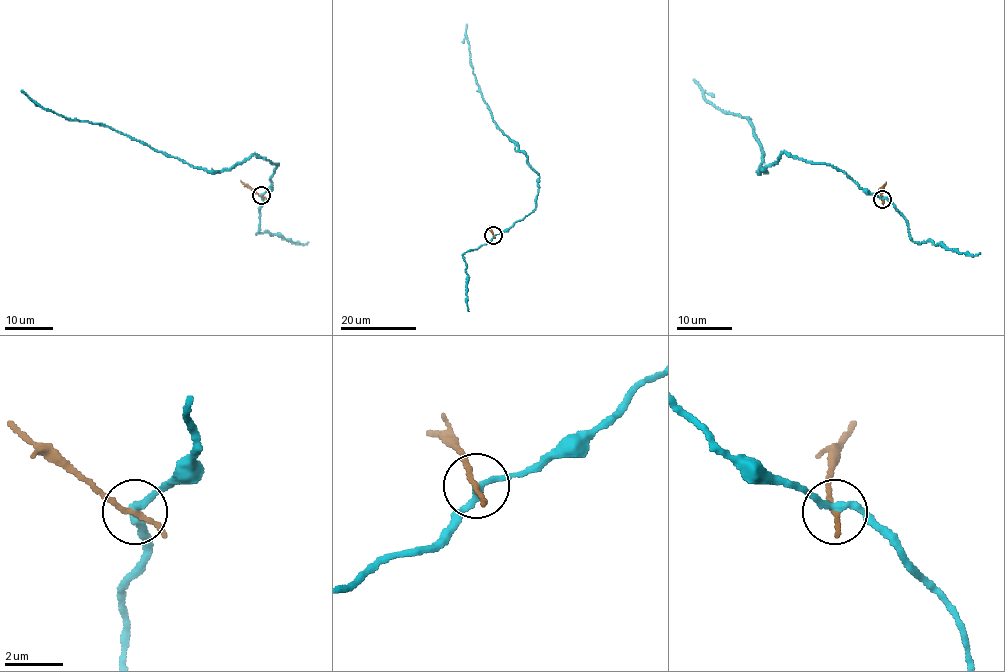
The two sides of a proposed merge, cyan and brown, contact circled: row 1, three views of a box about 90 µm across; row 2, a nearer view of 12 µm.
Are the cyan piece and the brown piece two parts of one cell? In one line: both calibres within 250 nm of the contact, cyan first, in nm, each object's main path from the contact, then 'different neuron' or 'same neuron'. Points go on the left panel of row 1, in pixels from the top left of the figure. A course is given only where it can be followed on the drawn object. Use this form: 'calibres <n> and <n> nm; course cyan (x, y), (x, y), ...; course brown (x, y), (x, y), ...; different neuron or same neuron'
calibres 220 and 150 nm; course cyan (261, 196), (271, 187), (278, 163), (253, 153), (229, 169), (199, 169), (104, 124), (49, 111), (21, 90); course brown (261, 196), (240, 180); different neuron

